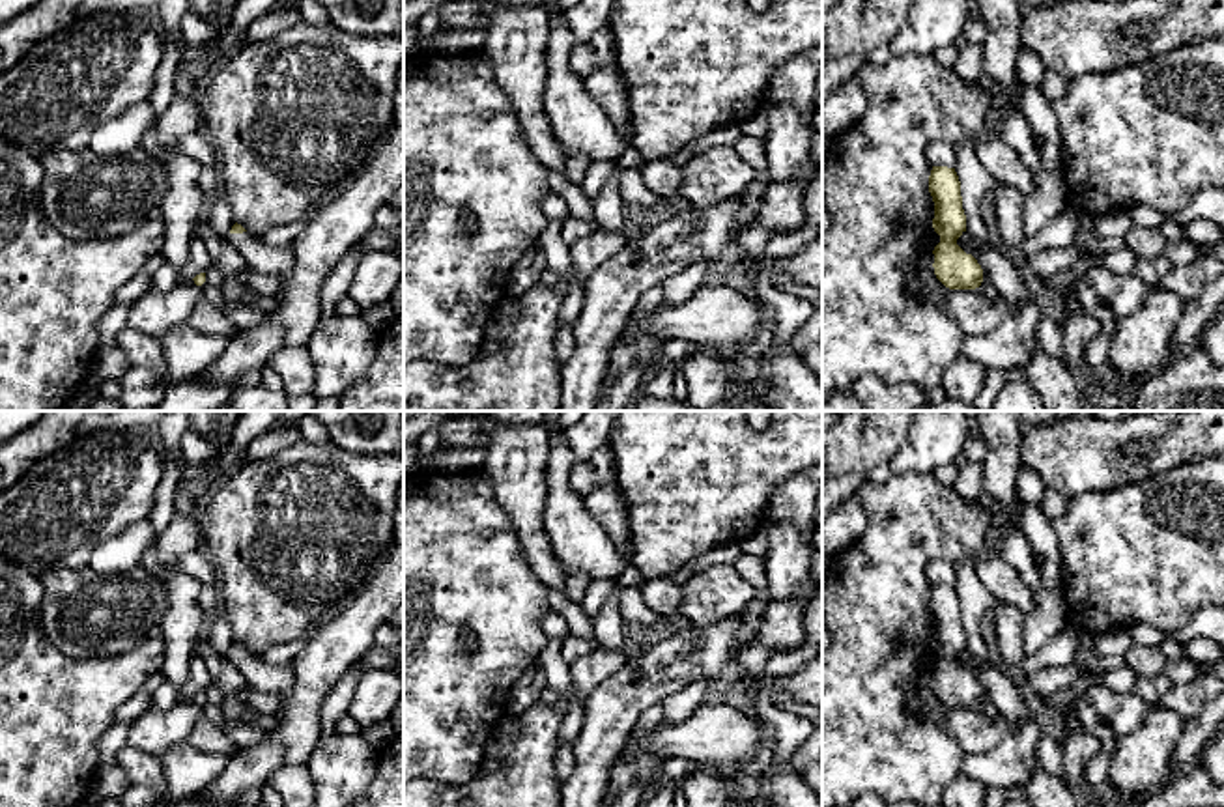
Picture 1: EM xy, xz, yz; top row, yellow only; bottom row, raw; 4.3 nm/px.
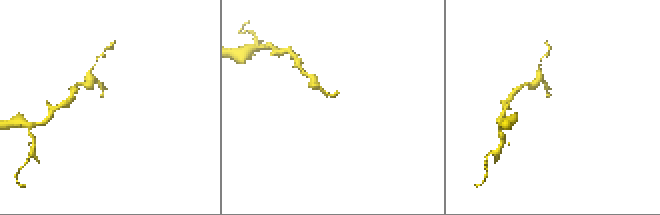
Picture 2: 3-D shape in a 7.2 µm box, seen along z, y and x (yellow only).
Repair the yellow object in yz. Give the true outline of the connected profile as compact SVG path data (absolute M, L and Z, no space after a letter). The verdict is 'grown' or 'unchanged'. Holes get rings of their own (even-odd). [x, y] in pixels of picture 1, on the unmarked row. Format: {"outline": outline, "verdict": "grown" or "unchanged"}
{"outline": "M932 585L929 611L934 620L932 646L940 654L934 665L934 693L949 708L975 708L983 701L983 687L966 672L957 658L966 650L961 600L955 587Z", "verdict": "unchanged"}

